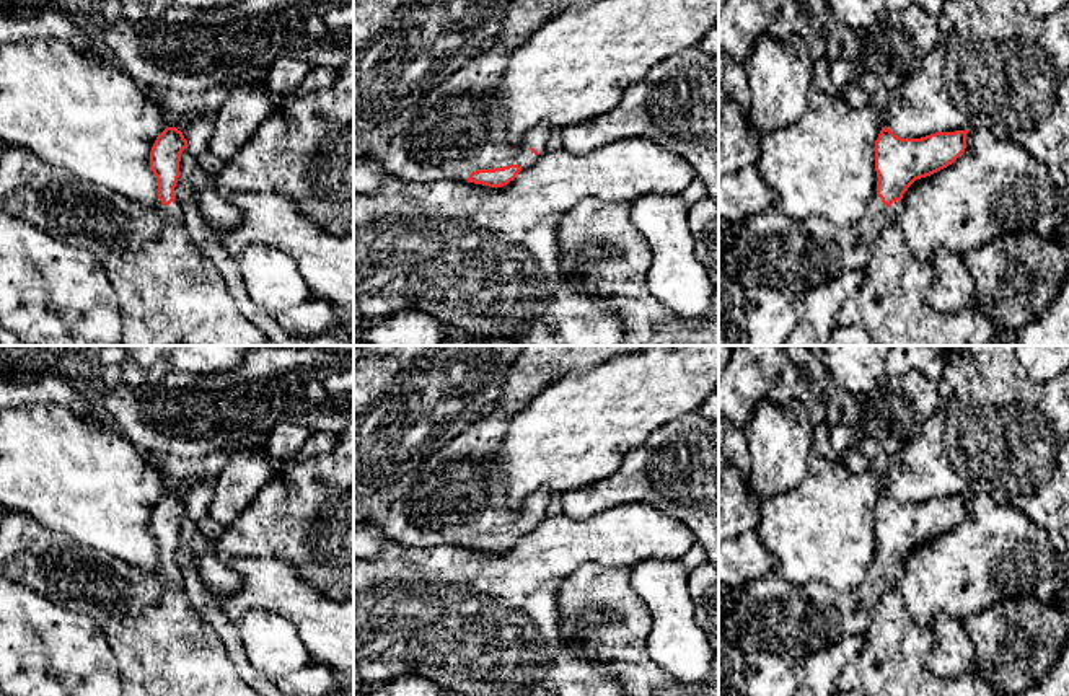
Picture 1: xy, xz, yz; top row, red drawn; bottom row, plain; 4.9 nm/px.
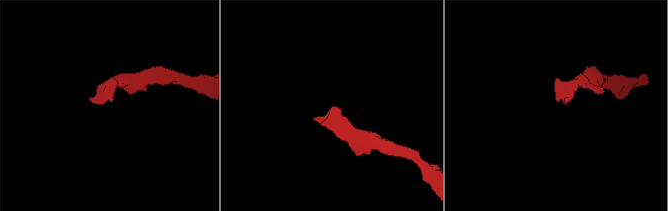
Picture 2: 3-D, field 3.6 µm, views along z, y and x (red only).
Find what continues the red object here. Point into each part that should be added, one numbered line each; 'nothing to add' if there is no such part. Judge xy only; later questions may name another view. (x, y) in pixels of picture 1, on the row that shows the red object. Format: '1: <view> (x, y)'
1: xy (85, 215)

